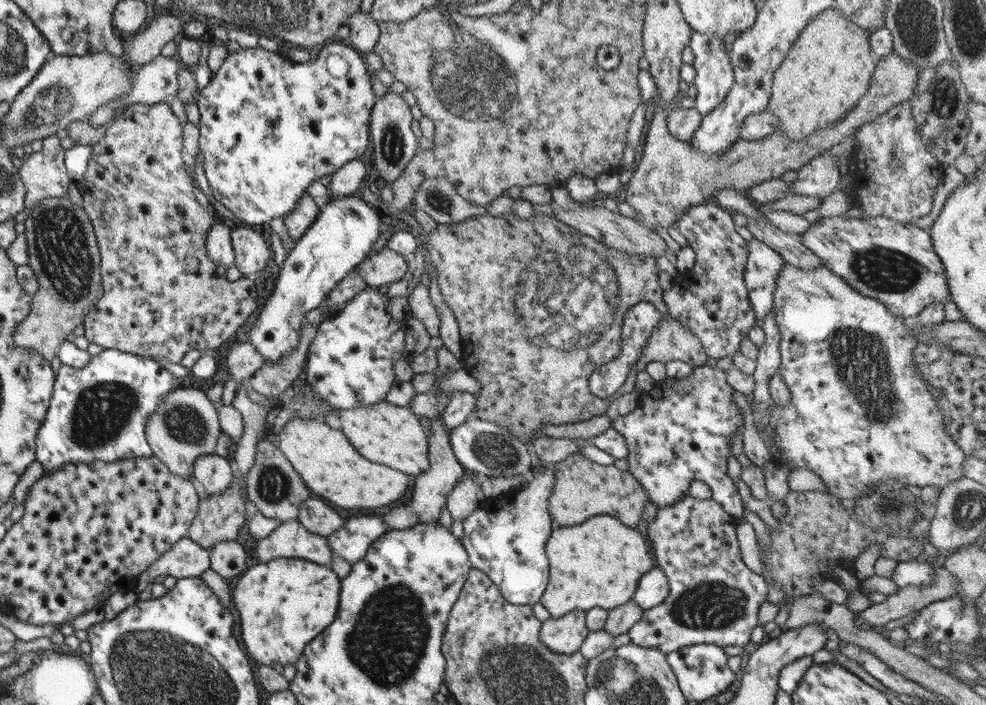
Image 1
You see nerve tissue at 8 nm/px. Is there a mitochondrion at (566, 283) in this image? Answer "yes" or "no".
yes

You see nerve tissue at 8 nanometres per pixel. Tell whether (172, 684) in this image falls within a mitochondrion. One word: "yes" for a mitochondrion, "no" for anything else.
yes

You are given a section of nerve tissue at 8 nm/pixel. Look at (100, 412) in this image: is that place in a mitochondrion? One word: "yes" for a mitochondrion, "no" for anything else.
yes

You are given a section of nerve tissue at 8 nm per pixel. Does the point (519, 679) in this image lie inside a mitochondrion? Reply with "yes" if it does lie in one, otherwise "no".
yes

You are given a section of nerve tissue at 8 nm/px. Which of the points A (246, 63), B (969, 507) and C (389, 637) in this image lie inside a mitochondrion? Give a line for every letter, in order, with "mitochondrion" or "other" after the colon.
A: other
B: mitochondrion
C: mitochondrion

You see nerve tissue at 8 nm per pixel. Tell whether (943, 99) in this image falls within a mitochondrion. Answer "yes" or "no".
yes

